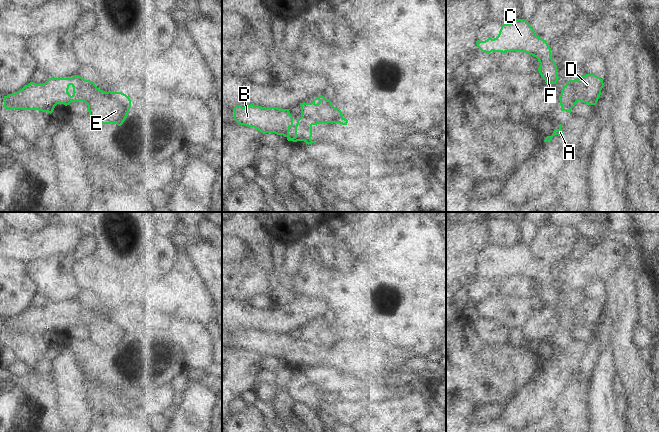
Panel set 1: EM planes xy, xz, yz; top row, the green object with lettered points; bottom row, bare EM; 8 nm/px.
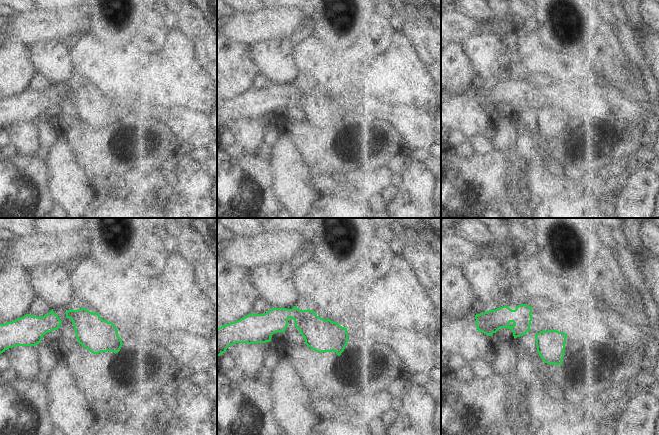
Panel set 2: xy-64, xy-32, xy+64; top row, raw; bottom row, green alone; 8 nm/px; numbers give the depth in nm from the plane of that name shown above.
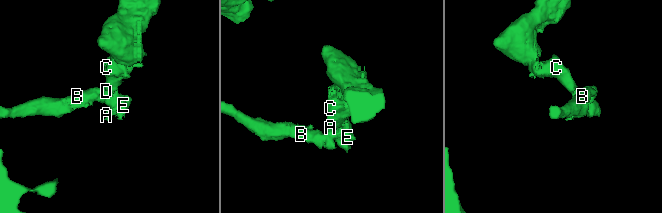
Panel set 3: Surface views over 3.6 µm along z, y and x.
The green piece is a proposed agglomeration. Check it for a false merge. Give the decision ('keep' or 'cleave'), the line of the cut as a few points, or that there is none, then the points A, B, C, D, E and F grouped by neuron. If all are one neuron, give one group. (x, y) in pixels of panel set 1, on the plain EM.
cleave; cut xy (87, 304), (83, 312), (83, 324); groups A C E F / B D

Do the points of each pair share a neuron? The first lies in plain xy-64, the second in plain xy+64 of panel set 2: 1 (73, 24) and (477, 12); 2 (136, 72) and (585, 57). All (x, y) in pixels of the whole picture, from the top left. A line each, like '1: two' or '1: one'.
1: two
2: two

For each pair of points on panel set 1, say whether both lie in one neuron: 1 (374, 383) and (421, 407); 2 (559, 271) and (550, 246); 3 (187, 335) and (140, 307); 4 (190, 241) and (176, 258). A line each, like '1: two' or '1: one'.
1: one
2: two
3: two
4: two

